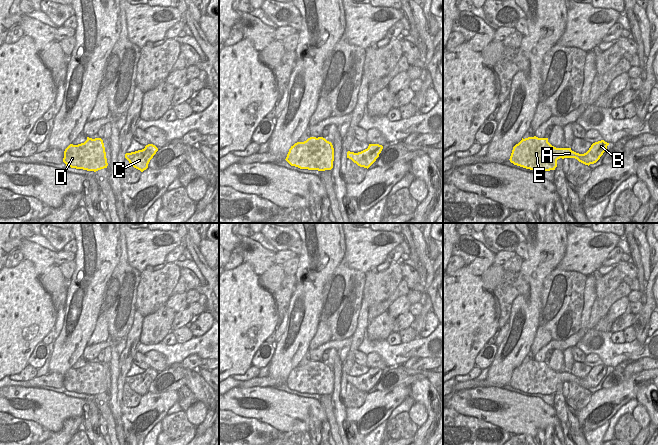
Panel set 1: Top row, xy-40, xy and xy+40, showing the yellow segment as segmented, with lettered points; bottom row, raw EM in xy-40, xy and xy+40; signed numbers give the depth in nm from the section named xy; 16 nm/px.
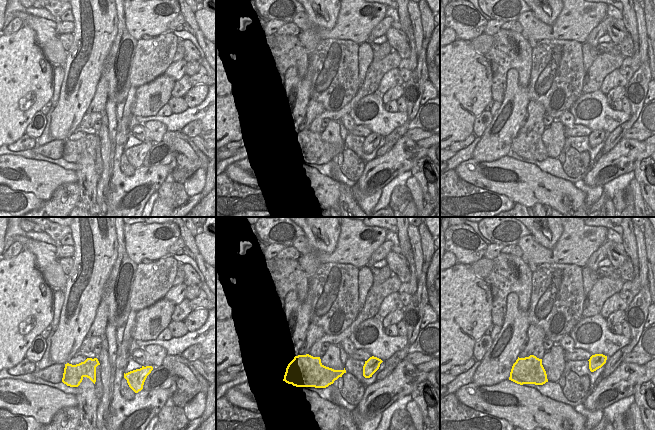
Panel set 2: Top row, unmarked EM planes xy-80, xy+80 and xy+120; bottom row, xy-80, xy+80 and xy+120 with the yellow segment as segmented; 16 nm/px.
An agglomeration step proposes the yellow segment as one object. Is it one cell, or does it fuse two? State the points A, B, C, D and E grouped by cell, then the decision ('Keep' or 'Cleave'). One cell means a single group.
Groups: A B C D E. Keep.

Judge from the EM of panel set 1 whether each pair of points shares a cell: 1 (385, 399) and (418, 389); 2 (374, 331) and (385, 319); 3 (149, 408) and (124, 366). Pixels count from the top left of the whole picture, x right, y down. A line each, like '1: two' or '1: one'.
1: two
2: one
3: one

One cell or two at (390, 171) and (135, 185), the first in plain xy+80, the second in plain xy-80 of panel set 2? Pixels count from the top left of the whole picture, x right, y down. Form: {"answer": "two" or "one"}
{"answer": "one"}

